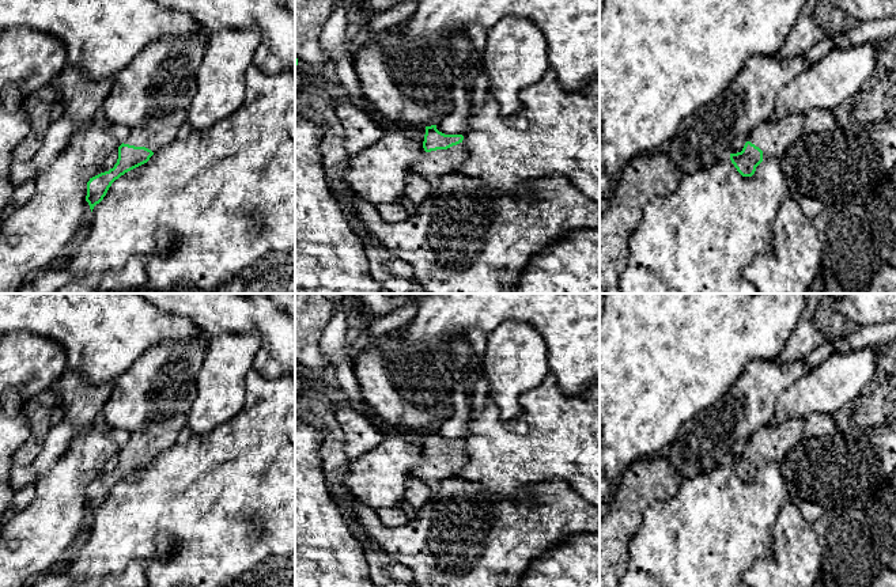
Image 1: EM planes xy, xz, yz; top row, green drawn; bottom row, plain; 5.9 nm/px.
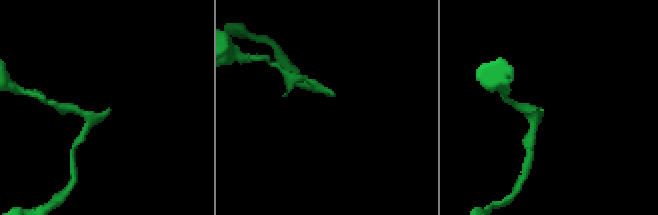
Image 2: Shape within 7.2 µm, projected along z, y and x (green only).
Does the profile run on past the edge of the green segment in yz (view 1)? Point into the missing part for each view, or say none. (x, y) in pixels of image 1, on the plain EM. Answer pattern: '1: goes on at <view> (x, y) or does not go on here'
1: goes on at yz (774, 442)

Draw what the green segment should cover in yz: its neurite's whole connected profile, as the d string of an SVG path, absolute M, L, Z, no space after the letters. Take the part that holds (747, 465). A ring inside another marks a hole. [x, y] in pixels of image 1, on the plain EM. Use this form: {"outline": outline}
{"outline": "M793 417L782 424L768 423L746 439L741 457L730 458L730 465L742 481L752 481L767 463L780 465L787 452L804 439L805 419Z"}

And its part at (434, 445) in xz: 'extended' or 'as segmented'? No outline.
extended

